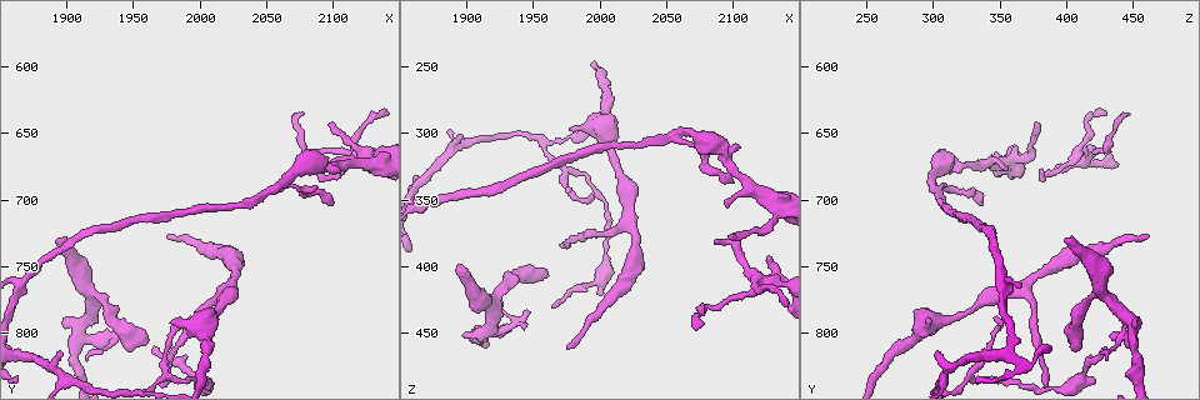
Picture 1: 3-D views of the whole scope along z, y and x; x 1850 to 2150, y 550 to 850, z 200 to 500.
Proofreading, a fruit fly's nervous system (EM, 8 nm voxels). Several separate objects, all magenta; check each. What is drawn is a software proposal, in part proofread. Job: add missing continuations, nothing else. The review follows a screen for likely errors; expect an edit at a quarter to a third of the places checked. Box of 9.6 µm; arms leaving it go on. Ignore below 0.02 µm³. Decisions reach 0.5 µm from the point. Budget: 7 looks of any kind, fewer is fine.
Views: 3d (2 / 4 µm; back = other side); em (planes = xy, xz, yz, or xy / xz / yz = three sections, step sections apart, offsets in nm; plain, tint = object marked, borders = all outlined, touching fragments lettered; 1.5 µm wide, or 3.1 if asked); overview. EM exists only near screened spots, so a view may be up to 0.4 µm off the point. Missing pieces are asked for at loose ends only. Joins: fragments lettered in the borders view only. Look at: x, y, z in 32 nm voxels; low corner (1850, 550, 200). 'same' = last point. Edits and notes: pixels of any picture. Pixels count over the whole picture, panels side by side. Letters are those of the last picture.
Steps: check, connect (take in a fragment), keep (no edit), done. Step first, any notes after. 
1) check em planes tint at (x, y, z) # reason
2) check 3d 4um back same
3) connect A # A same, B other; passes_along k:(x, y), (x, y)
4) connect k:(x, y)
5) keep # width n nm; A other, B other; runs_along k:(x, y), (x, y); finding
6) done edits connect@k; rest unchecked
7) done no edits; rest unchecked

check em planes tint at (2074, 636, 446) # tapers out

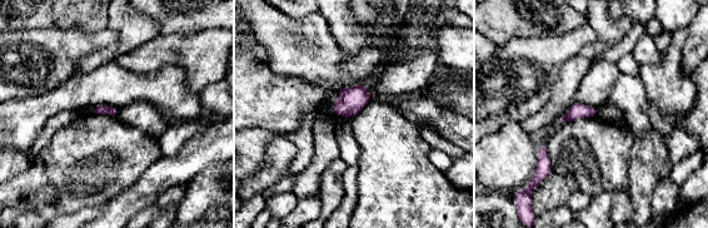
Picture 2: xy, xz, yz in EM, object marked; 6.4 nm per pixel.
check em planes borders same # see the neighbours

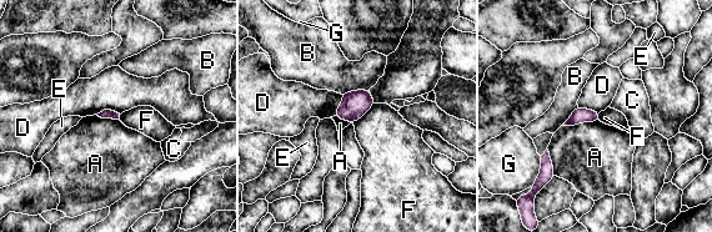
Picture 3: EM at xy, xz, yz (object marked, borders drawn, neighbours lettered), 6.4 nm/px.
keep # A other, B other, C other, D other, E other, F other, G other; border 3:(375, 104), (352, 122); none of them fits

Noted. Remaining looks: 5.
check em planes borders at (2098, 704, 338) # tapers out

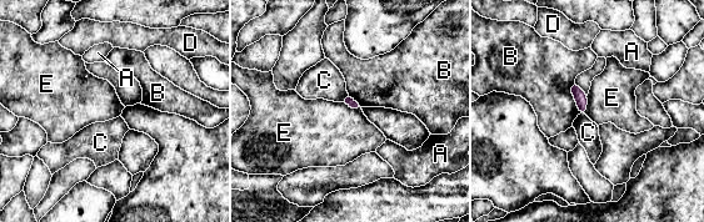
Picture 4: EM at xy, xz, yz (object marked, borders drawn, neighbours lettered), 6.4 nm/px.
keep # longest_contact B 220 nm; A other, B other, C other, D other, E other; none of them fits

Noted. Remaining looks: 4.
check 3d 2um at (1964, 812, 432) # end of a long branch

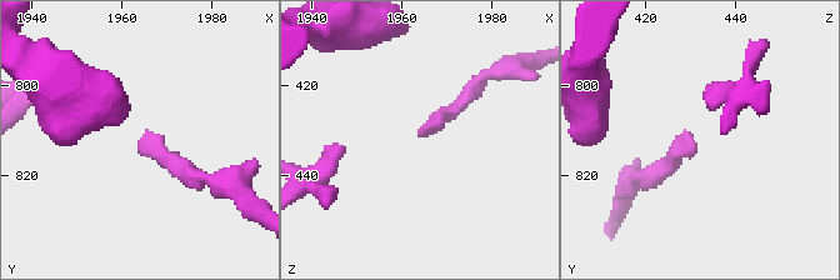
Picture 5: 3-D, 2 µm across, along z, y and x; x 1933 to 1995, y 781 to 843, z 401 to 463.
check em planes tint at (1963, 813, 430) # need the tissue

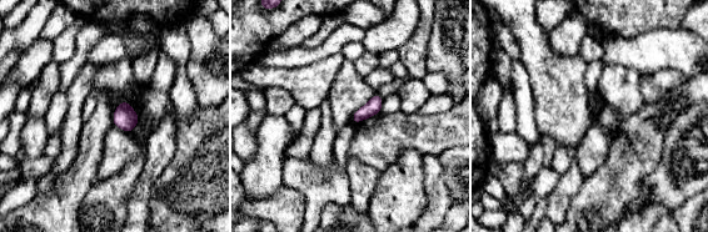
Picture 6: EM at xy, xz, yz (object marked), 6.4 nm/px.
check em planes borders same

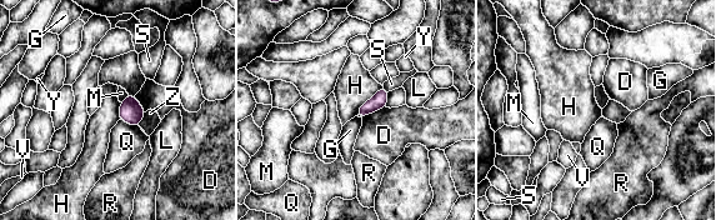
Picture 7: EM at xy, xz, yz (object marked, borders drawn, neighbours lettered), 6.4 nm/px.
keep # D other, G other, H other, L other, M other, Q other, R other, S other, V other, Y other, Z other; border 7:(382, 86), (359, 108), (356, 114); none of them fits

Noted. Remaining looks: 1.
done no edits; rest unchecked

